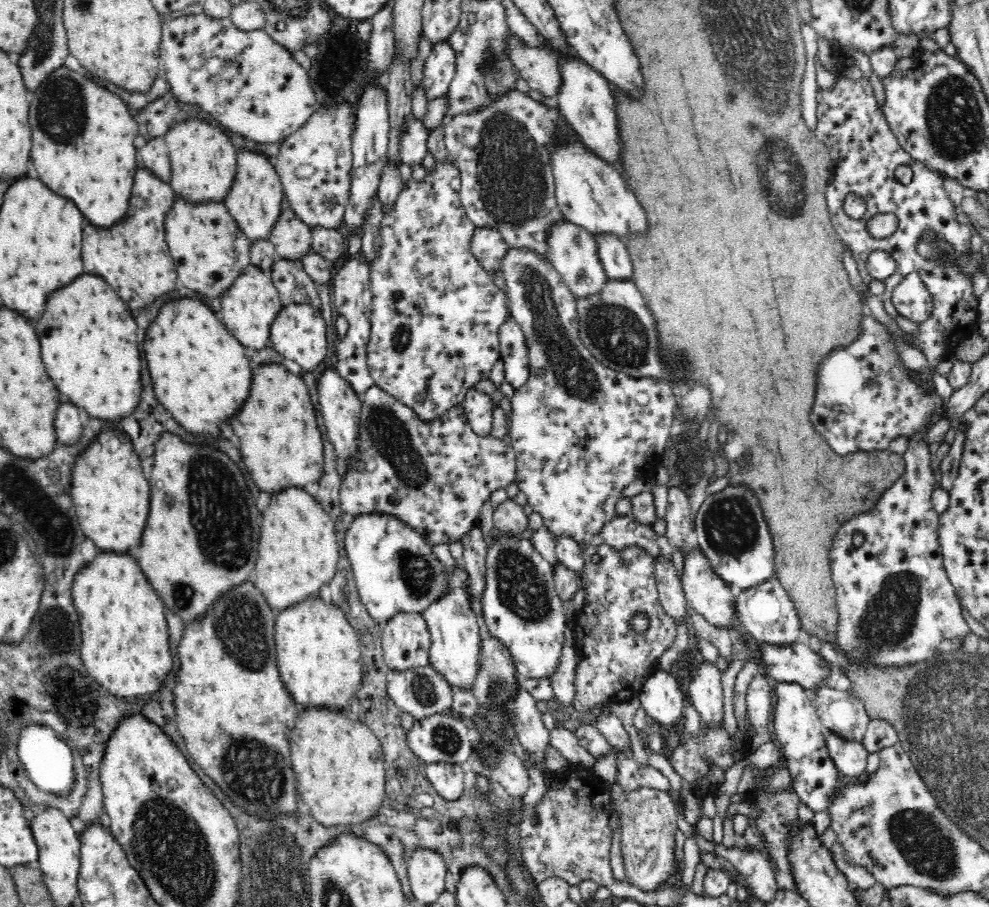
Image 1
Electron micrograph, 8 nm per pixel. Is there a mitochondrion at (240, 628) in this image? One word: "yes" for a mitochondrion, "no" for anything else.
yes

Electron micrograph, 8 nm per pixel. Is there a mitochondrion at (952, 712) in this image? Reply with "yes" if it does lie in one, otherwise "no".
yes

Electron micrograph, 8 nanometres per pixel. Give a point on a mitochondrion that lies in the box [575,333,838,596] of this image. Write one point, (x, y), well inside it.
(731, 526)

